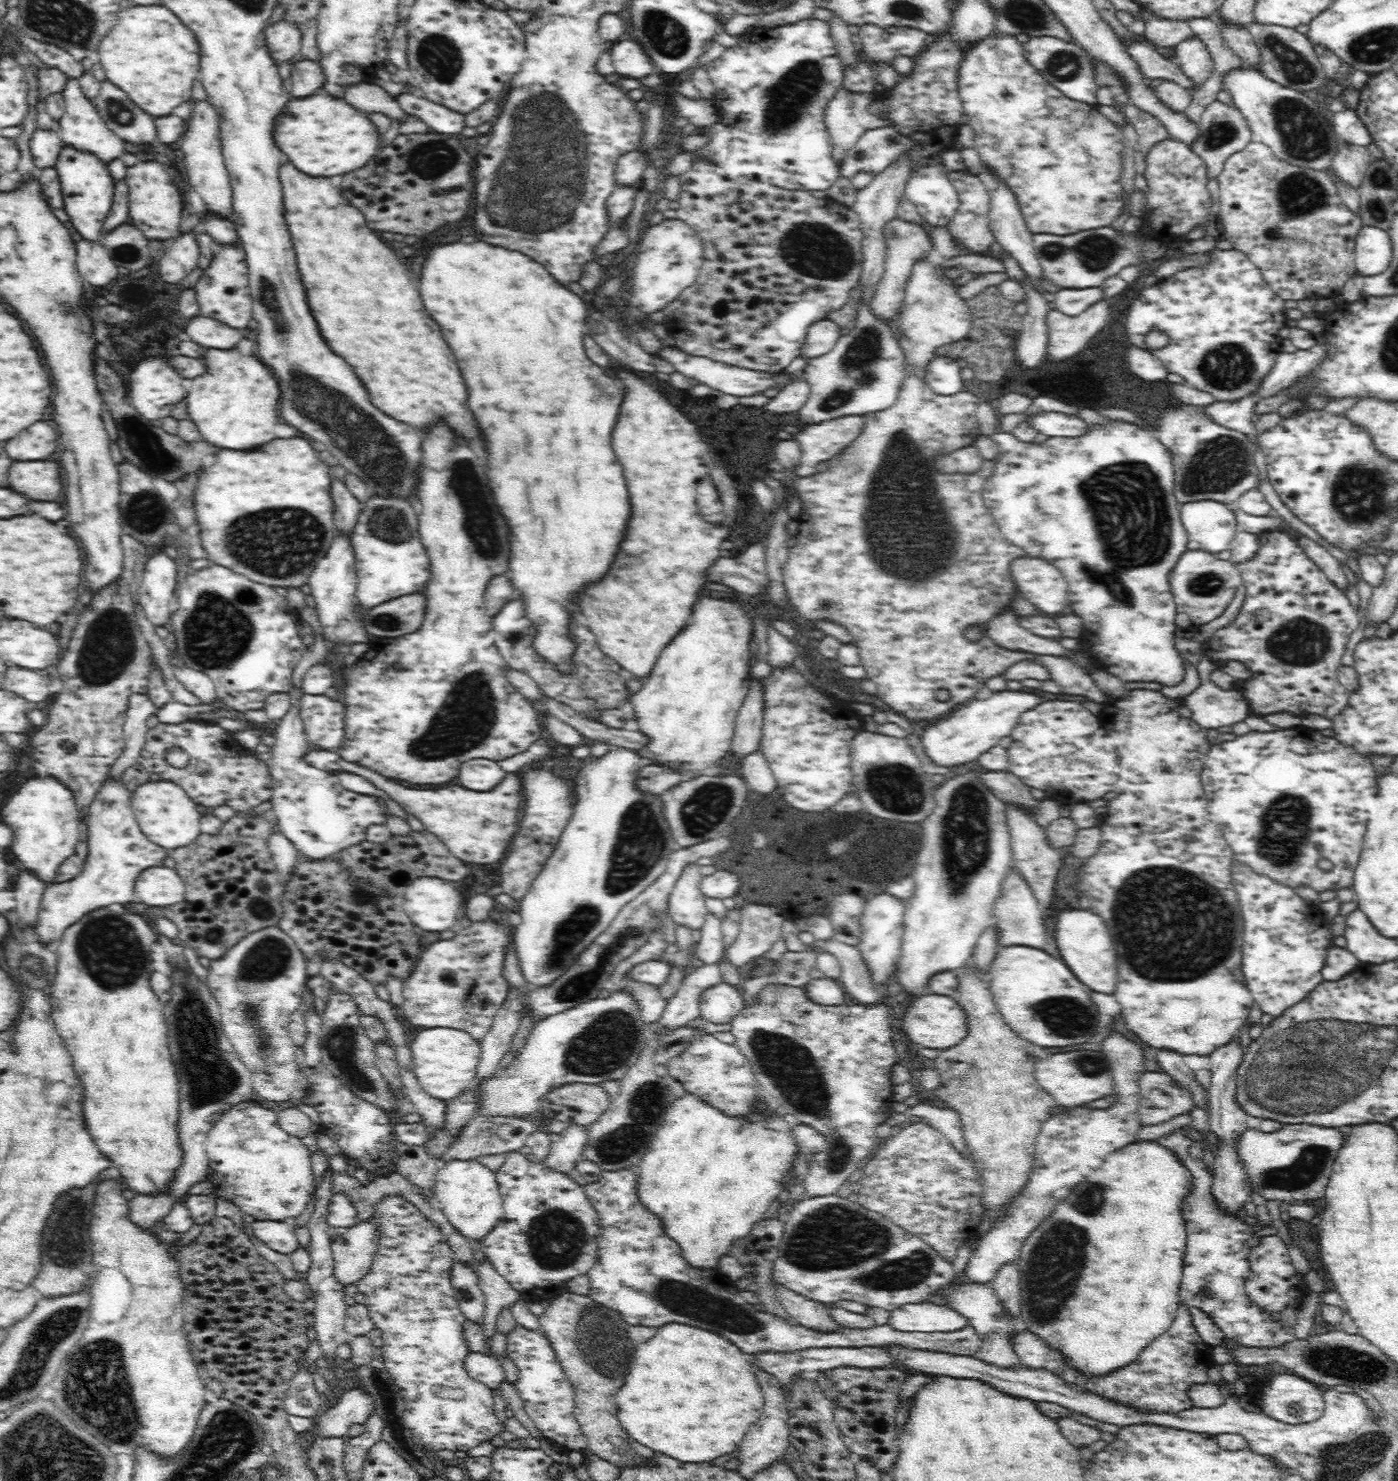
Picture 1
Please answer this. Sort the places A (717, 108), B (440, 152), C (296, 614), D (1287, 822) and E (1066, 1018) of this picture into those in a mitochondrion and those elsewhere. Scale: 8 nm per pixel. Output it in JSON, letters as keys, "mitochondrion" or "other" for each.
{"A":"other","B":"mitochondrion","C":"other","D":"mitochondrion","E":"mitochondrion"}

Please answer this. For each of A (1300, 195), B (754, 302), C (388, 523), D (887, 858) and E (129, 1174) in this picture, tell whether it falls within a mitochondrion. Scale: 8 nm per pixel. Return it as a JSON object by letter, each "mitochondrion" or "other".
{"A":"mitochondrion","B":"other","C":"mitochondrion","D":"other","E":"other"}

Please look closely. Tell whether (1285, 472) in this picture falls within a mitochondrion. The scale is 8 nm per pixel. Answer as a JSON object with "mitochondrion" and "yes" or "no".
{"mitochondrion":"no"}

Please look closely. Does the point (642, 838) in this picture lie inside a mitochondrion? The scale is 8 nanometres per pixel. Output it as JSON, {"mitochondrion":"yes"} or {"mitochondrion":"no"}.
{"mitochondrion":"yes"}

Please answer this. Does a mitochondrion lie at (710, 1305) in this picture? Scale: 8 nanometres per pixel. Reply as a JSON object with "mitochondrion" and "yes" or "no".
{"mitochondrion":"yes"}

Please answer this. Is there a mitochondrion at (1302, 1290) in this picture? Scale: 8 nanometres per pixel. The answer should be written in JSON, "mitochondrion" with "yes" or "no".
{"mitochondrion":"no"}

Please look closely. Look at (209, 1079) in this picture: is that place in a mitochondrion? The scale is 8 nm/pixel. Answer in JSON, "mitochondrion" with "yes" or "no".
{"mitochondrion":"yes"}

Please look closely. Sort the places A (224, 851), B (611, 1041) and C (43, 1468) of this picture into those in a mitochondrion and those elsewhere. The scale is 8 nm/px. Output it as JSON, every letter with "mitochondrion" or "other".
{"A":"other","B":"mitochondrion","C":"mitochondrion"}

